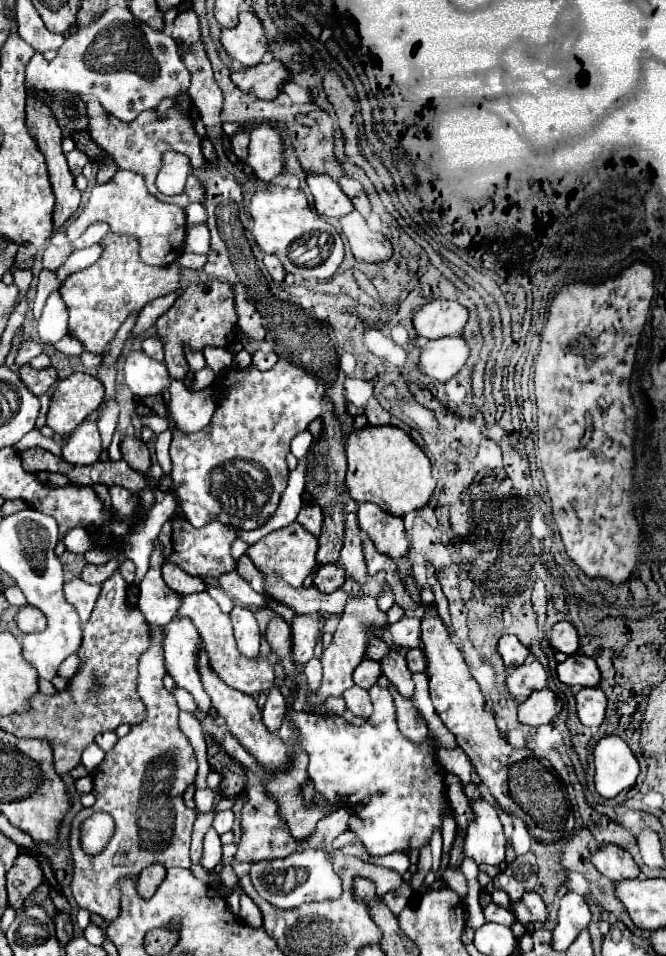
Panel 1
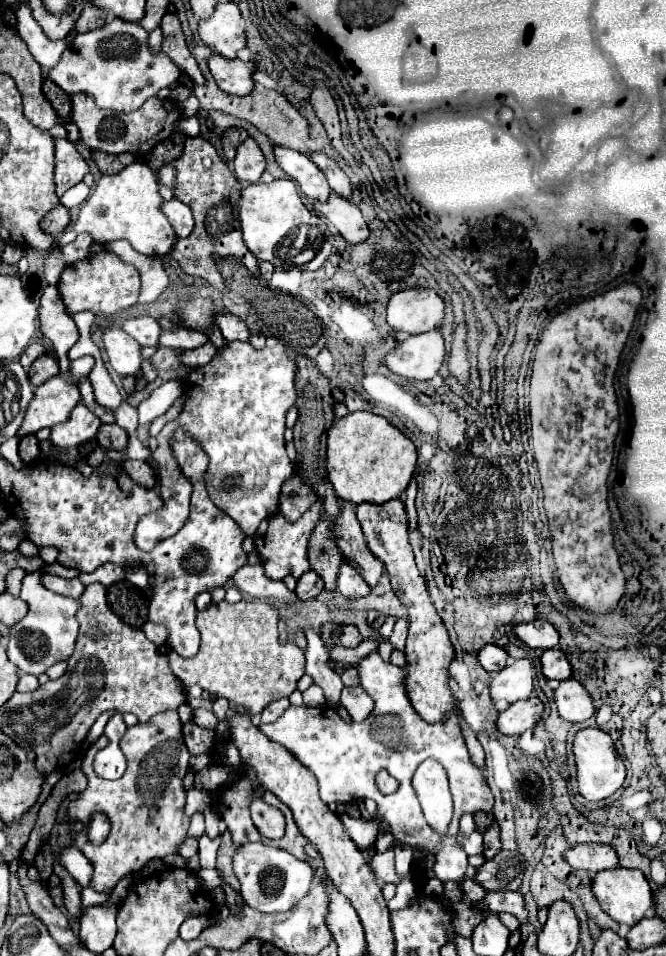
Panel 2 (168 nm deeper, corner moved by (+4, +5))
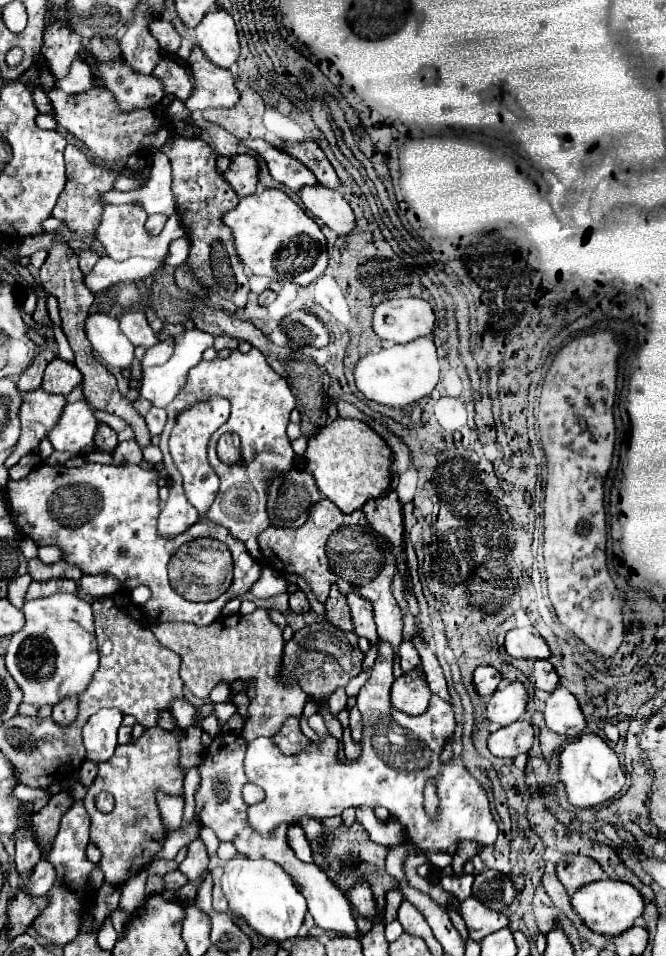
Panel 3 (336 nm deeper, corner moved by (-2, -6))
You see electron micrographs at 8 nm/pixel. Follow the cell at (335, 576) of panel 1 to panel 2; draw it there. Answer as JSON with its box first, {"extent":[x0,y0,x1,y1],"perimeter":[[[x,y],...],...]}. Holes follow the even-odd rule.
{"extent":[294,571,324,601],"perimeter":[[[308,571],[308,573],[304,573],[304,575],[298,579],[298,585],[296,585],[294,593],[296,593],[296,597],[298,597],[300,601],[308,601],[308,599],[314,599],[322,589],[324,589],[324,583],[322,583],[322,579],[316,575],[316,571]]]}

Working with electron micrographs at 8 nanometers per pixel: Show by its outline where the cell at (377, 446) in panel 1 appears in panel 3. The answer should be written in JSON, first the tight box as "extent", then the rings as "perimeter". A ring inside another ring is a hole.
{"extent":[304,418,394,514],"perimeter":[[[338,418],[326,424],[320,428],[318,436],[308,442],[304,456],[318,490],[330,498],[344,514],[352,514],[354,510],[360,510],[368,500],[390,492],[390,468],[394,464],[392,448],[376,430],[360,420]]]}

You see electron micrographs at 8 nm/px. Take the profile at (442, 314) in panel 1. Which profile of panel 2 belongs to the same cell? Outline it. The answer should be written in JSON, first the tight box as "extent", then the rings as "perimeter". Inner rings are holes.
{"extent":[386,289,444,335],"perimeter":[[[404,289],[390,297],[386,305],[386,323],[394,331],[410,335],[440,327],[444,317],[444,299],[432,289]]]}

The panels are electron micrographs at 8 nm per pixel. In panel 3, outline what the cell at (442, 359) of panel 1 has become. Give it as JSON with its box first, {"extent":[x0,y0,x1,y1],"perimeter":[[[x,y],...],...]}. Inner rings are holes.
{"extent":[354,336,440,408],"perimeter":[[[426,336],[408,344],[394,344],[378,352],[370,352],[356,364],[354,378],[358,390],[368,400],[376,400],[378,404],[384,406],[402,408],[432,394],[432,390],[438,384],[438,372],[440,372],[440,364],[438,364],[436,346],[434,340]]]}

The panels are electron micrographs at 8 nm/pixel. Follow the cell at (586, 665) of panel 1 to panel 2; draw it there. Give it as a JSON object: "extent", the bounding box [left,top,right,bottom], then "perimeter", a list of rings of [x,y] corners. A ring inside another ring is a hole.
{"extent":[540,649,572,681],"perimeter":[[[548,649],[542,653],[540,657],[540,665],[542,665],[542,675],[546,679],[556,679],[556,681],[564,681],[572,675],[570,663],[566,659],[566,655],[558,649]]]}

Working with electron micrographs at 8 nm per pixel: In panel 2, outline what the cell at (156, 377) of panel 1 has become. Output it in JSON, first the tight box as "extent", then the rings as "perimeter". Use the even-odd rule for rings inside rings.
{"extent":[102,325,140,377],"perimeter":[[[108,325],[102,329],[102,341],[104,341],[104,349],[108,353],[110,365],[114,367],[114,371],[122,377],[126,375],[138,375],[140,371],[140,345],[136,341],[132,341],[132,337],[128,337],[128,333],[124,333],[120,327],[116,325]]]}

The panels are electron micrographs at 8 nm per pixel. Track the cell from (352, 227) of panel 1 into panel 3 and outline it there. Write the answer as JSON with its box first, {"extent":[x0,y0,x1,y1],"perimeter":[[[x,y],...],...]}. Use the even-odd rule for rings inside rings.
{"extent":[300,186,356,236],"perimeter":[[[306,186],[300,190],[300,198],[306,210],[318,220],[322,220],[338,236],[350,236],[352,230],[356,228],[354,210],[338,190]]]}

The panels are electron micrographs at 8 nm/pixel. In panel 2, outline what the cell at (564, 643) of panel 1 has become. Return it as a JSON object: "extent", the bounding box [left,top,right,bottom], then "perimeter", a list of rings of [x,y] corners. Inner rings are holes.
{"extent":[512,621,558,649],"perimeter":[[[530,621],[530,623],[516,623],[512,627],[518,641],[528,645],[530,649],[552,649],[558,645],[558,631],[548,621]]]}

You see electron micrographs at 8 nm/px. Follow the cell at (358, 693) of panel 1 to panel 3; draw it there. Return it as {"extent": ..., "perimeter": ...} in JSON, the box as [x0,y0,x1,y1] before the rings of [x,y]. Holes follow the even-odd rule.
{"extent":[350,706,362,740],"perimeter":[[[356,706],[350,708],[350,730],[352,730],[352,738],[360,740],[360,734],[362,734],[362,716],[360,716],[360,710]]]}

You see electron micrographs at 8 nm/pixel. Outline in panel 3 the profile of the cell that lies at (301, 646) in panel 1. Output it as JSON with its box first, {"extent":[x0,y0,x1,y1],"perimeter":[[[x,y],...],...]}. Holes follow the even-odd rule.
{"extent":[150,608,308,740],"perimeter":[[[256,608],[250,616],[222,616],[208,626],[170,622],[154,624],[150,630],[162,646],[174,650],[182,658],[180,678],[194,696],[206,700],[216,682],[230,684],[240,678],[246,684],[254,684],[256,696],[248,704],[248,720],[242,728],[242,736],[246,740],[254,740],[258,736],[272,738],[274,732],[278,732],[278,728],[282,726],[282,720],[286,720],[286,716],[302,714],[308,696],[300,688],[298,680],[286,682],[286,678],[282,676],[286,642],[282,638],[282,628],[272,622],[268,610]]]}

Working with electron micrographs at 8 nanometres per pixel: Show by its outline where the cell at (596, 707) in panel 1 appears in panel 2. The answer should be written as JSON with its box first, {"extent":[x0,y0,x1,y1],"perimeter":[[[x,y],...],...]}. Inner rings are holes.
{"extent":[554,679,594,723],"perimeter":[[[576,679],[562,681],[558,689],[554,689],[554,701],[558,715],[570,723],[582,723],[594,715],[590,695]]]}

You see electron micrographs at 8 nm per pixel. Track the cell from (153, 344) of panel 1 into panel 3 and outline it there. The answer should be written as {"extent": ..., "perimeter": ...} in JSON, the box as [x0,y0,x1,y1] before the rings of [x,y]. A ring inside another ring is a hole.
{"extent":[120,312,158,348],"perimeter":[[[128,312],[120,318],[120,328],[122,332],[130,338],[130,342],[134,346],[144,346],[144,348],[152,348],[154,344],[158,344],[158,334],[150,328],[146,316],[142,312]]]}

